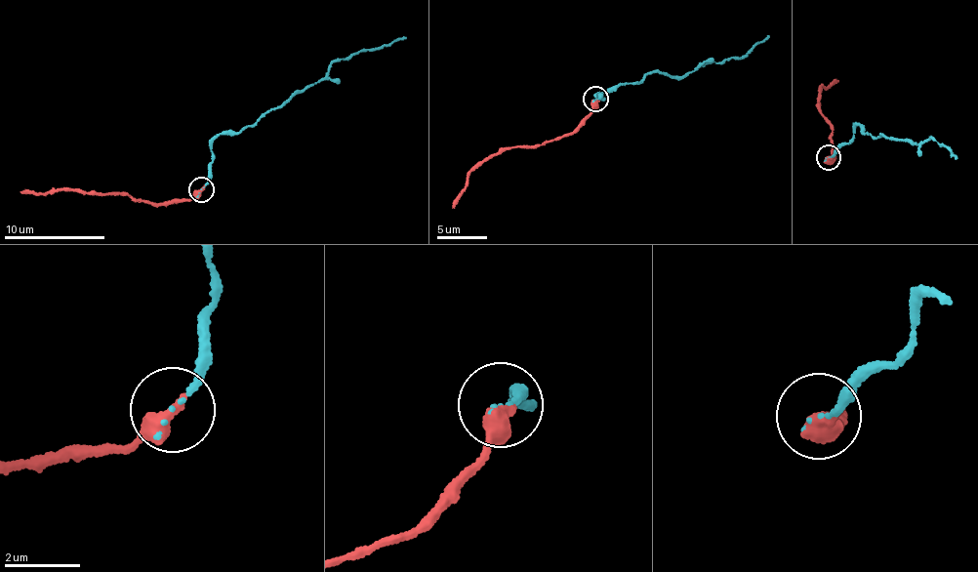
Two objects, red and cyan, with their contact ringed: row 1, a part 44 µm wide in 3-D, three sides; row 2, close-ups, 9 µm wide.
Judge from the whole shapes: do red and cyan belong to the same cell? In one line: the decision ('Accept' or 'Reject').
Reject

